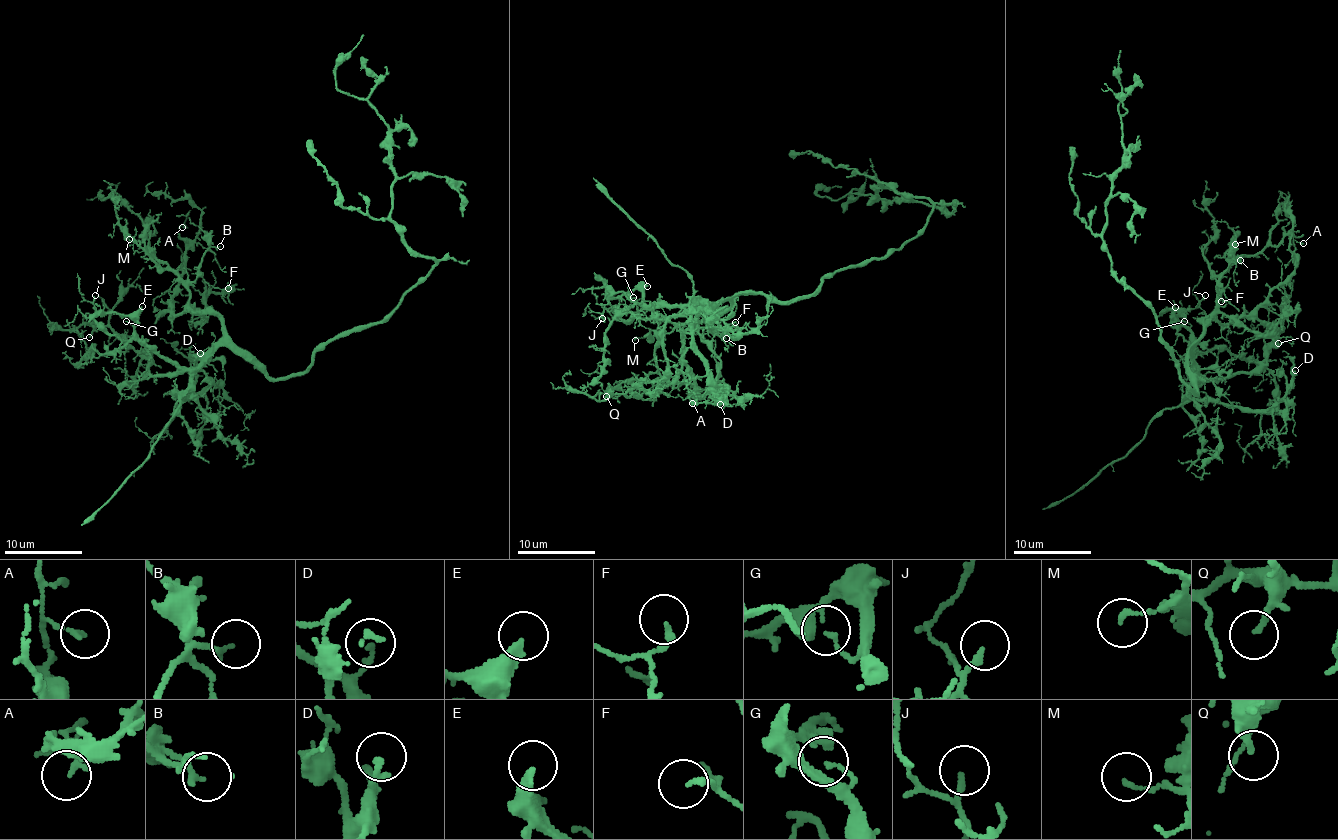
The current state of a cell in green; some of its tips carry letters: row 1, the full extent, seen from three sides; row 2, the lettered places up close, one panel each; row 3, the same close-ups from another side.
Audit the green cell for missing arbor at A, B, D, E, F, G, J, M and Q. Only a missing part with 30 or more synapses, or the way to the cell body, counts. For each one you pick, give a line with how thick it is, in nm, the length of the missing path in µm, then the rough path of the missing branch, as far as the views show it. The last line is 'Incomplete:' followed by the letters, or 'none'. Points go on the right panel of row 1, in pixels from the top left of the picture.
E: 280 nm thick; about 25 µm are missing; missing branch runs (1175, 307), (1204, 287), (1231, 285), (1261, 257), (1273, 265), (1282, 266), (1282, 275), (1266, 283), (1266, 290)
Incomplete: E

